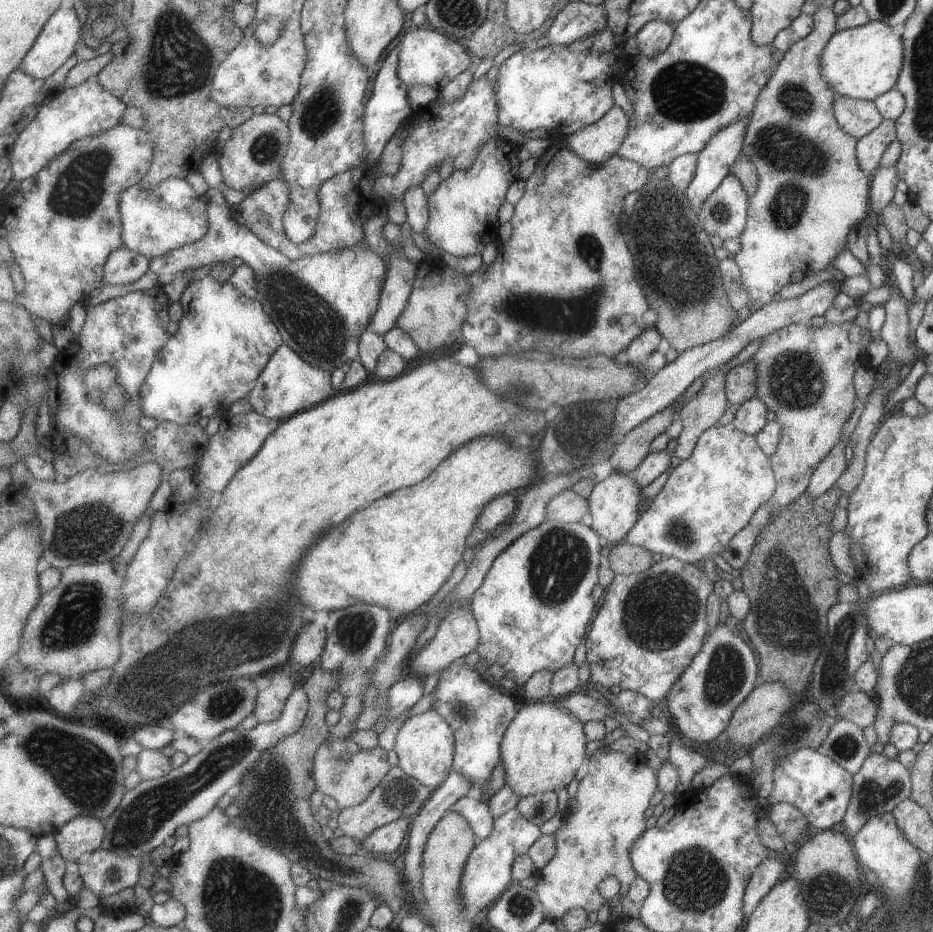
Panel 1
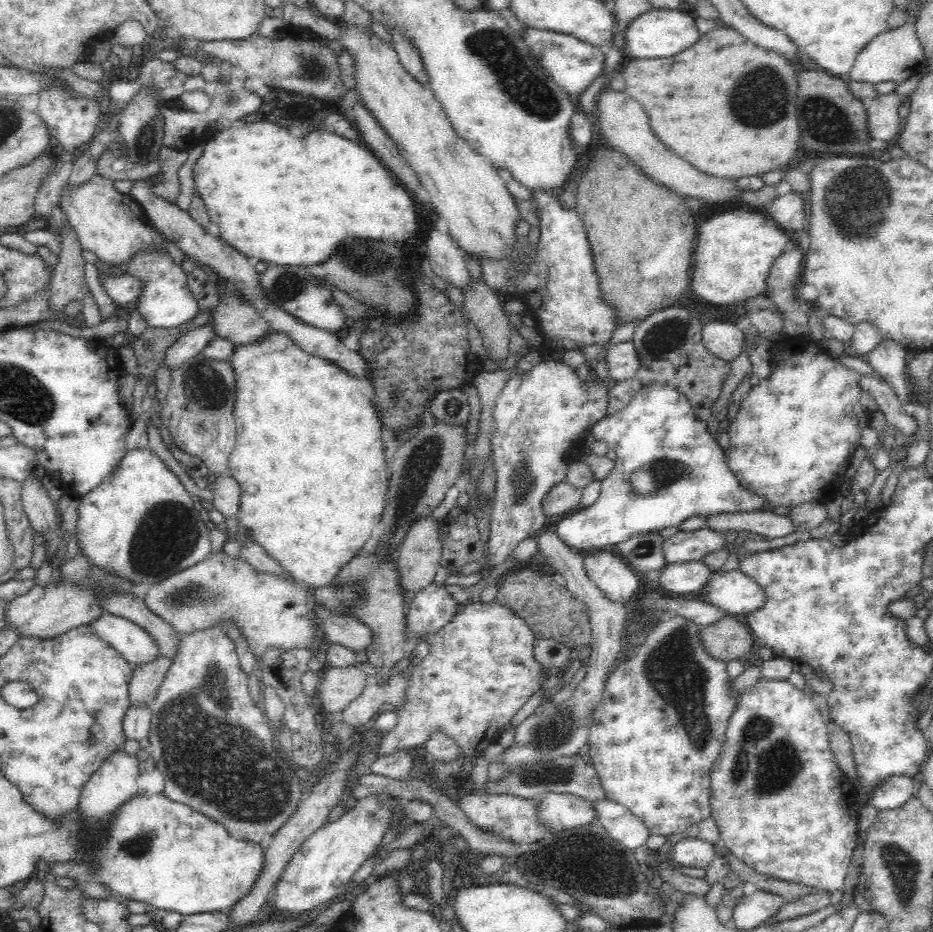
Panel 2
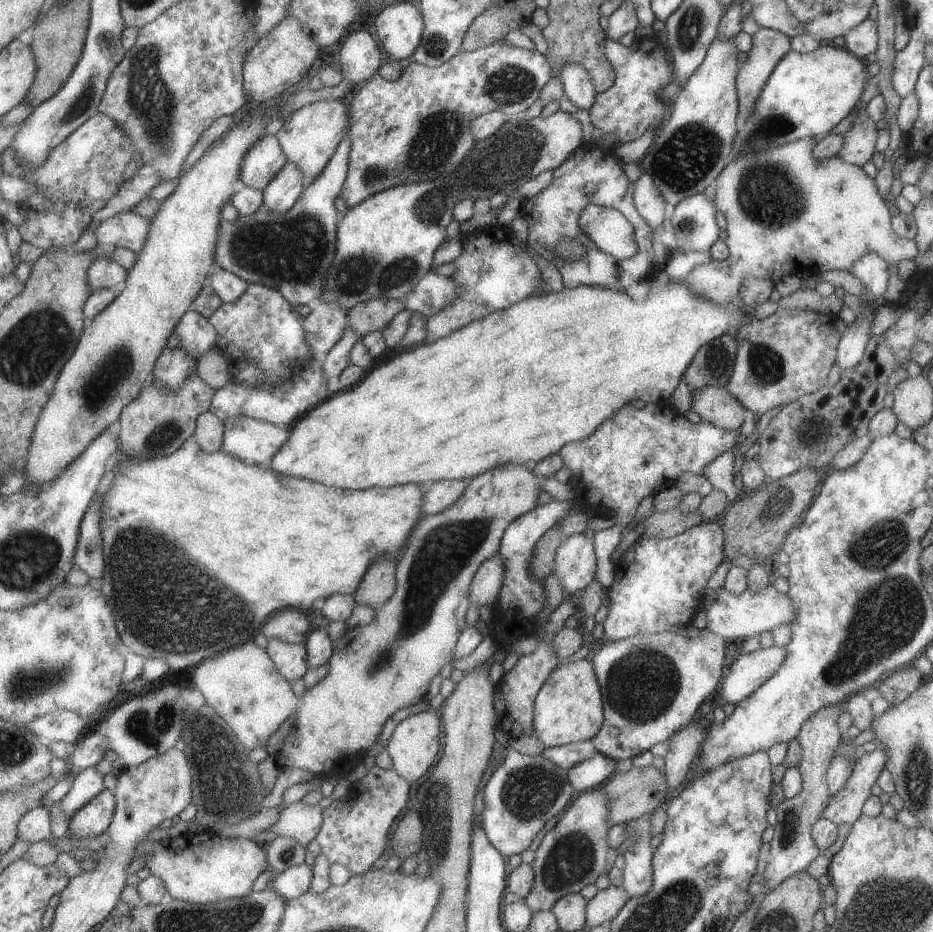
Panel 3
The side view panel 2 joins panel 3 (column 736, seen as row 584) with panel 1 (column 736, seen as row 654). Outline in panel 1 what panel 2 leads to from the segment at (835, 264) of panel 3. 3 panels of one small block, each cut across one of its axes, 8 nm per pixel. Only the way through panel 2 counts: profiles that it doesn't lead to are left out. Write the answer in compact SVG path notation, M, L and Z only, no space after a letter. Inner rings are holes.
M827 7L820 8L812 14L811 32L808 32L807 36L800 38L799 41L791 44L787 48L783 58L777 63L775 70L771 73L767 82L760 88L755 104L749 114L750 117L748 118L743 142L739 151L739 158L747 159L750 163L753 163L758 176L758 185L757 190L748 197L746 225L739 236L740 249L731 256L735 264L739 267L742 283L750 298L747 306L748 309L755 302L761 306L771 301L771 296L779 292L782 286L790 282L789 277L793 271L801 271L807 275L823 270L825 266L829 266L833 262L835 255L838 255L838 252L846 246L847 233L850 231L850 228L863 221L863 218L865 218L865 215L869 211L870 177L858 167L855 150L856 138L844 133L835 120L832 109L835 94L830 84L823 78L820 65L820 56L827 41L837 32L837 27L835 26L836 17L832 9Z

